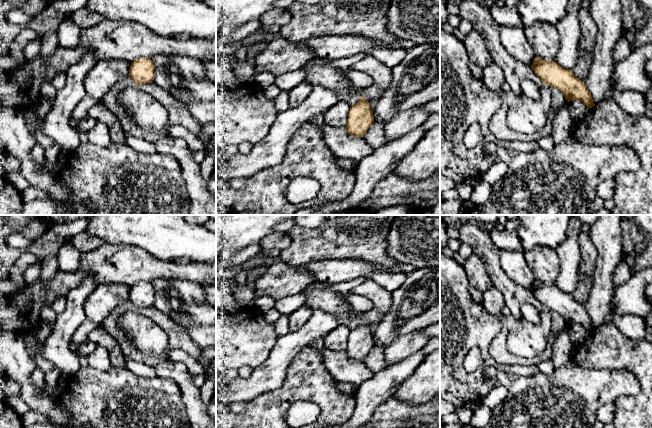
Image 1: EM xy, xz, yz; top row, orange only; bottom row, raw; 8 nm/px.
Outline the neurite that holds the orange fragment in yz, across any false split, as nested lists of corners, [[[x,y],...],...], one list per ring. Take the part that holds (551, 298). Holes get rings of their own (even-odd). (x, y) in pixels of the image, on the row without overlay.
[[[538,280],[530,292],[545,309],[559,313],[568,326],[580,324],[589,333],[595,330],[584,305],[577,302],[572,294],[562,292],[556,285],[548,285]]]

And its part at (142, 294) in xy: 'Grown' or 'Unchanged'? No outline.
Unchanged

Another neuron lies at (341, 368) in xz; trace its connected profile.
[[[322,348],[320,354],[331,376],[339,382],[359,386],[375,375],[363,361],[349,359],[344,351]]]

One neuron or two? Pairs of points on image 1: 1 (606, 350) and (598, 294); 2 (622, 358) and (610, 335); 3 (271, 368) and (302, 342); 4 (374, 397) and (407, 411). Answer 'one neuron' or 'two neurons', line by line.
1: two neurons
2: one neuron
3: one neuron
4: two neurons

